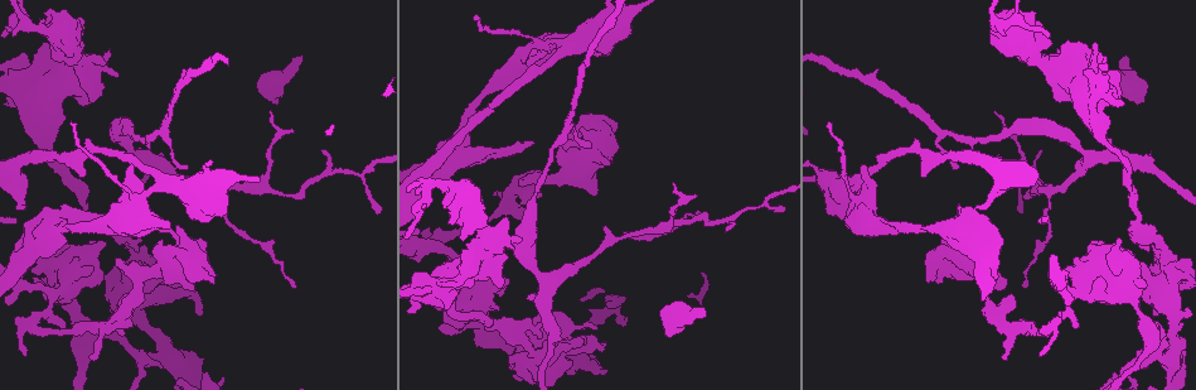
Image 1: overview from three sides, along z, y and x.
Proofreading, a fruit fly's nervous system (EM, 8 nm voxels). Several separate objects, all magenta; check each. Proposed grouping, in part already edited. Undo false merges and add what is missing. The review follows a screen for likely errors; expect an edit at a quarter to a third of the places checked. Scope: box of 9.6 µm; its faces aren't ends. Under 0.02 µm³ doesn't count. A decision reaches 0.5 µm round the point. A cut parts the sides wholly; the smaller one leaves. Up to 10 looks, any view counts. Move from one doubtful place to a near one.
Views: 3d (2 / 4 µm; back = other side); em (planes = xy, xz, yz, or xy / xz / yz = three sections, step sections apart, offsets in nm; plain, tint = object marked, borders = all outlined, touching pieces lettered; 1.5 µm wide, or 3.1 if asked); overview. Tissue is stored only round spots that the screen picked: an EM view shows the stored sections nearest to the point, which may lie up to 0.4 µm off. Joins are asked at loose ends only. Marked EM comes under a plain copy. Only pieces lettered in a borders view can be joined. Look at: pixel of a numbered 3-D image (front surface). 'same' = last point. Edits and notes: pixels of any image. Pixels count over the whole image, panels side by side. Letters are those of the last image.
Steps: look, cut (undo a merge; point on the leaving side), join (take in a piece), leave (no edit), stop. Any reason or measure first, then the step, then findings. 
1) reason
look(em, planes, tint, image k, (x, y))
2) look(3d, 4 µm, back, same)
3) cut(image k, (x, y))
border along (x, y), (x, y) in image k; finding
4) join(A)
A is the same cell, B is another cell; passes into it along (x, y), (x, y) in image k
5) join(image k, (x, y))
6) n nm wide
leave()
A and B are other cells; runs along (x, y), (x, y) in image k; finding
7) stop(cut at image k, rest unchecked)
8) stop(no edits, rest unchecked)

sudden change in width
look(em, yz, step 8, tint, image 1, (175, 290))

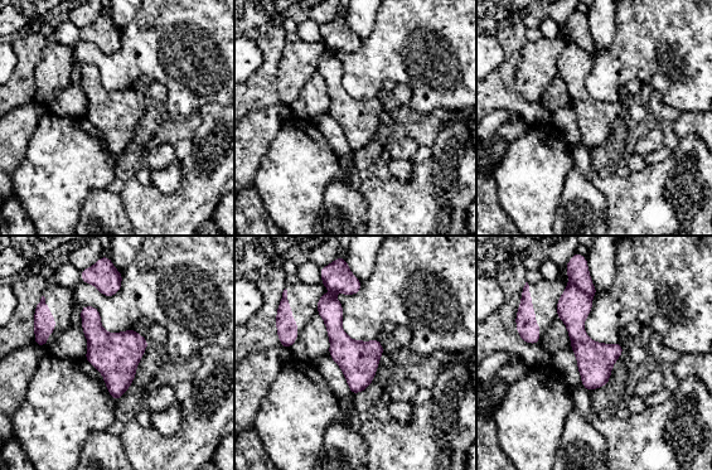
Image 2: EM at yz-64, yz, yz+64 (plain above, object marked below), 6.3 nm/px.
cut it another way
look(em, planes, borders, same)

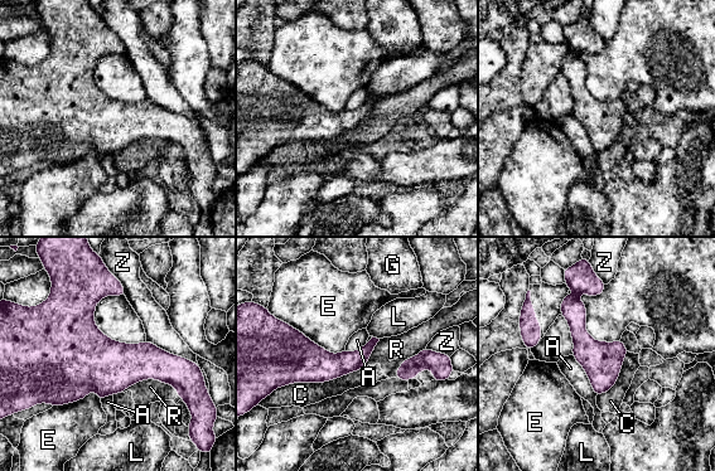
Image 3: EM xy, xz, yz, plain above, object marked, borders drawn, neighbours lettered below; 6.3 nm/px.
leave()
A, C, E, G, L, R and Z are other cells; runs along (593, 282), (575, 316), (599, 391) in image 3; continuous, no second neuron

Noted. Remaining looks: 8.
look(3d, 4 µm, image 1, (700, 211))

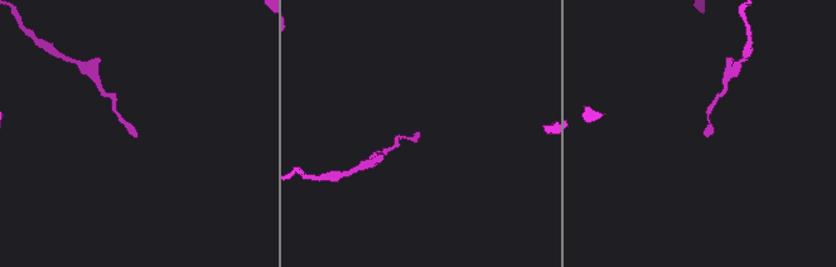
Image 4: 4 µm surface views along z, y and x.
need the tissue
look(em, xy, step 4, tint, image 4, (416, 132))

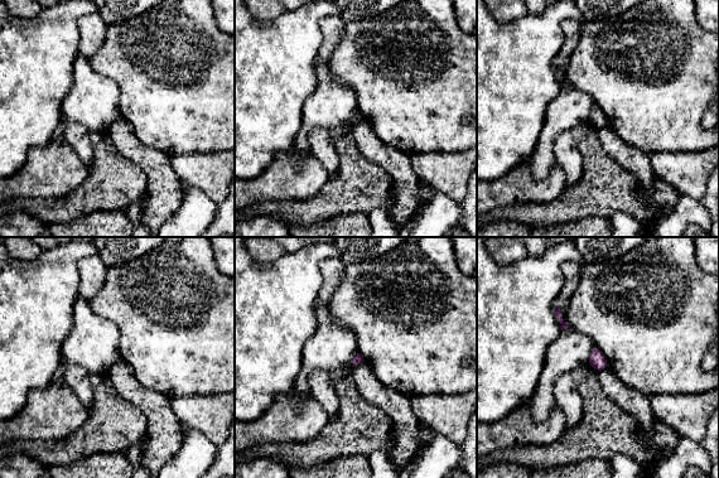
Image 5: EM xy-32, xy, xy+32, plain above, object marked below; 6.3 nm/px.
cut it another way
look(em, planes, borders, same)

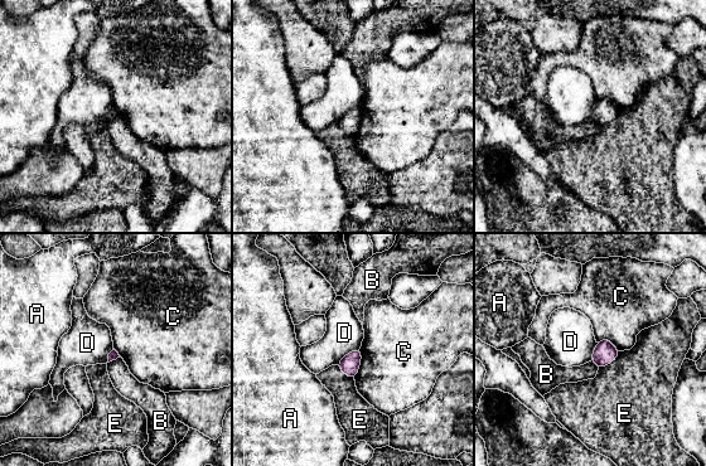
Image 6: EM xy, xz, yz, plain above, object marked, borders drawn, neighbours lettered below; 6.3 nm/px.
C touches over 190 nm
leave()
A, B, C, D and E are other cells; none of them fits

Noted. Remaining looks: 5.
tapers out
look(em, planes, borders, image 1, (520, 179))

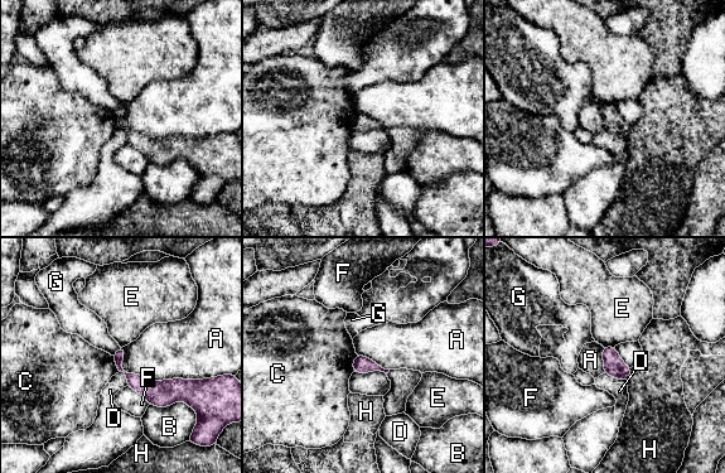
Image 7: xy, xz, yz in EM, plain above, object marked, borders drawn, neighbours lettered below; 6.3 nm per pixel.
leave()
A, B, C, D, E, F, G and H are other cells; runs along (117, 356), (119, 367), (145, 387), (192, 385) in image 7; none of them fits

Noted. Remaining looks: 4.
branch stops here
look(3d, 4 µm, image 1, (1058, 318))

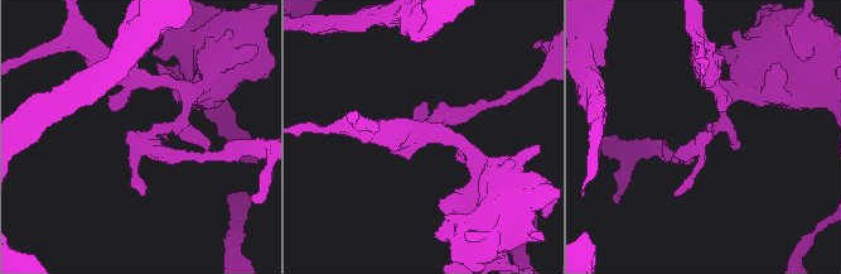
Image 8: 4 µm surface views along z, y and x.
look(em, yz, step 8, borders, image 8, (704, 134))

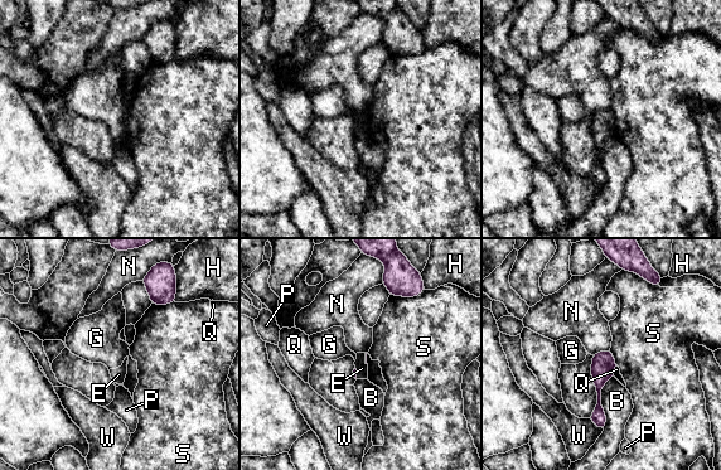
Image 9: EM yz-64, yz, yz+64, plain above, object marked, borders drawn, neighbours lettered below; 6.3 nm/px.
look(em, planes, borders, same)

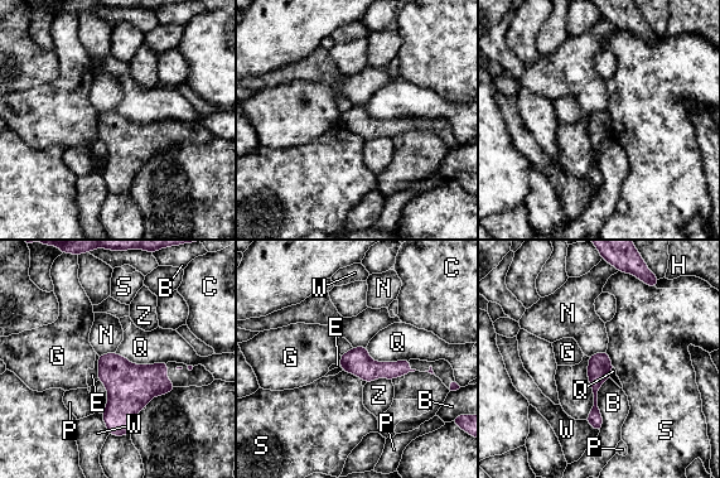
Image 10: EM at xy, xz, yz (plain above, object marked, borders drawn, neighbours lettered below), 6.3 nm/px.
160 nm wide
leave()
B, C, E, G, H, N, P, Q, S, W and Z are other cells; border along (115, 352), (134, 363), (167, 362) in image 10; none of them fits

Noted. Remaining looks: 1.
stop(no edits, rest unchecked)

